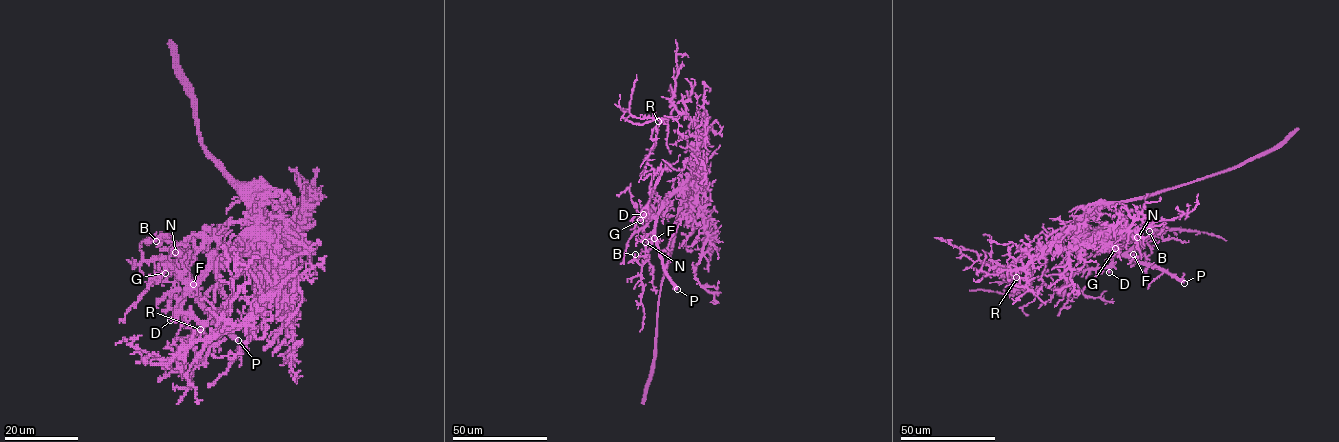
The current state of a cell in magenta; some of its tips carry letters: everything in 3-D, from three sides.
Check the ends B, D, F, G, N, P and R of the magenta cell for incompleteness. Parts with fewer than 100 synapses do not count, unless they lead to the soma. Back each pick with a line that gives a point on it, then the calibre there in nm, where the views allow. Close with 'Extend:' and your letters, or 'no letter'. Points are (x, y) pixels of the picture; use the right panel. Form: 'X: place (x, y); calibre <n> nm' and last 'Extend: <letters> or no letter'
P: place (1184, 283); calibre 440 nm
Extend: P

